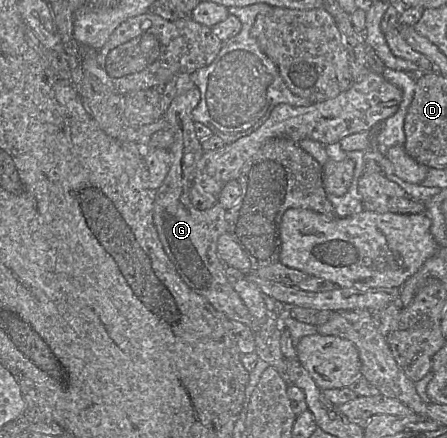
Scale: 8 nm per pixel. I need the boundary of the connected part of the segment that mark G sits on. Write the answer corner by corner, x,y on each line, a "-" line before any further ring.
194,87
174,98
164,114
174,133
174,141
168,149
170,169
162,185
153,193
153,220
163,249
173,263
183,282
195,293
205,298
215,310
230,321
251,326
251,316
237,292
225,276
225,265
217,253
218,238
227,232
226,210
216,203
206,210
196,209
190,200
195,169
204,150
194,130
192,111
200,101
200,90

